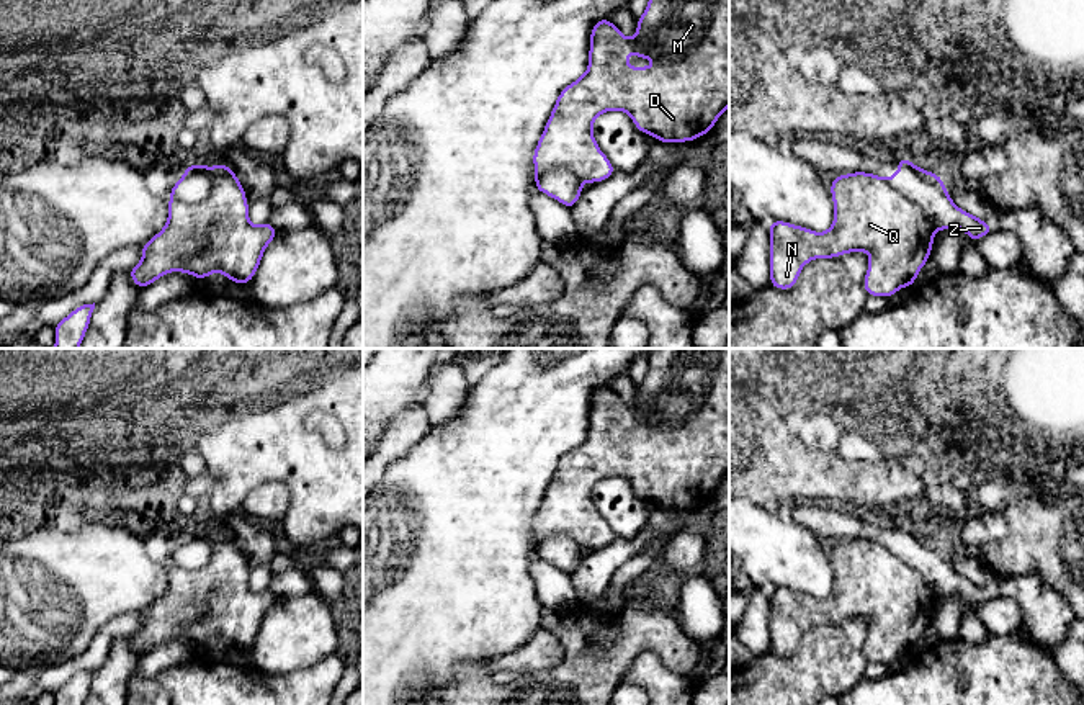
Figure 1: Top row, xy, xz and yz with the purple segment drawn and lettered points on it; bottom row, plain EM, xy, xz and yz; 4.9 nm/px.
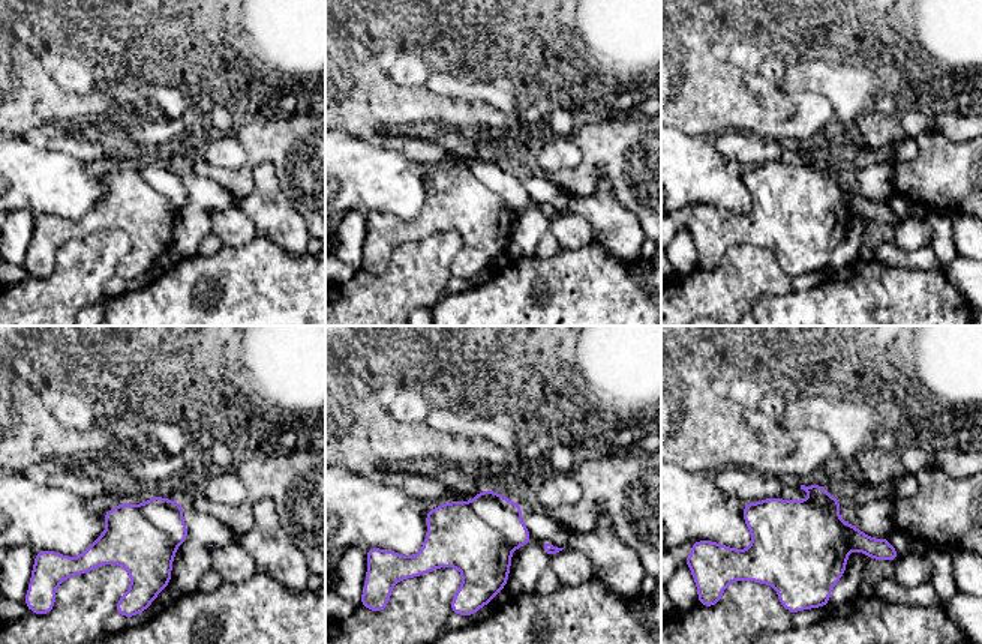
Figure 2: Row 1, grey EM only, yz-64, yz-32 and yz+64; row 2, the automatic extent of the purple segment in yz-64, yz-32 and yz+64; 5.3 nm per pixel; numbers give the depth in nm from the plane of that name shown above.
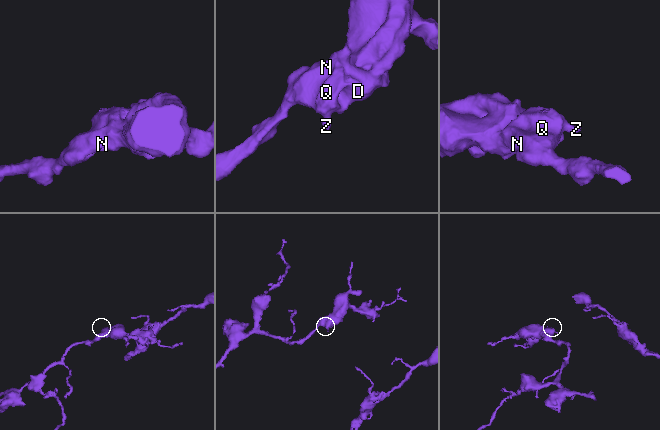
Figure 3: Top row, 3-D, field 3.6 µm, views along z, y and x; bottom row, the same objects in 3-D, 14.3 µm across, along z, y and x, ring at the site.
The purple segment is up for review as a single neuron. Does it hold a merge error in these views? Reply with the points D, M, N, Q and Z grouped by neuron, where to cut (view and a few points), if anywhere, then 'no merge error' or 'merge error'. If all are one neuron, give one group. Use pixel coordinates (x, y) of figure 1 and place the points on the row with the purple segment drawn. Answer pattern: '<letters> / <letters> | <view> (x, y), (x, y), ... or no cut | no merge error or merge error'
D M N Q / Z | xy (216, 167), (211, 192), (203, 200), (172, 198) | merge error

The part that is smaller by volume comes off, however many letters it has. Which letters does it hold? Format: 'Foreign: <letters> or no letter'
Foreign: Z

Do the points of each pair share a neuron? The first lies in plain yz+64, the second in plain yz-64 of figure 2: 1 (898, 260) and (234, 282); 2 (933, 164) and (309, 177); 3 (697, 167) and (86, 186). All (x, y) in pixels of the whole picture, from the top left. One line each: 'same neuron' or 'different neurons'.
1: different neurons
2: same neuron
3: same neuron

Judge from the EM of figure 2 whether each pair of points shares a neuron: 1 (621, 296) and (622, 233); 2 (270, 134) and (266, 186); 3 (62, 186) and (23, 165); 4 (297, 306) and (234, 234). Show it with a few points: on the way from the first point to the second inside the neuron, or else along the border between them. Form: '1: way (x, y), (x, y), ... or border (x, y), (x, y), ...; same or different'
1: border (594, 237), (610, 252), (630, 261); different
2: border (257, 164), (270, 162), (273, 165), (282, 194); different
3: way (53, 183), (39, 180), (32, 174); same
4: border (258, 233), (242, 246), (224, 245); different

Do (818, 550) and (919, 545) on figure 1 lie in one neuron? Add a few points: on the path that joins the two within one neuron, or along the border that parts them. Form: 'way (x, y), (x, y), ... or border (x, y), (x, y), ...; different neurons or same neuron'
border (800, 524), (833, 543); different neurons

